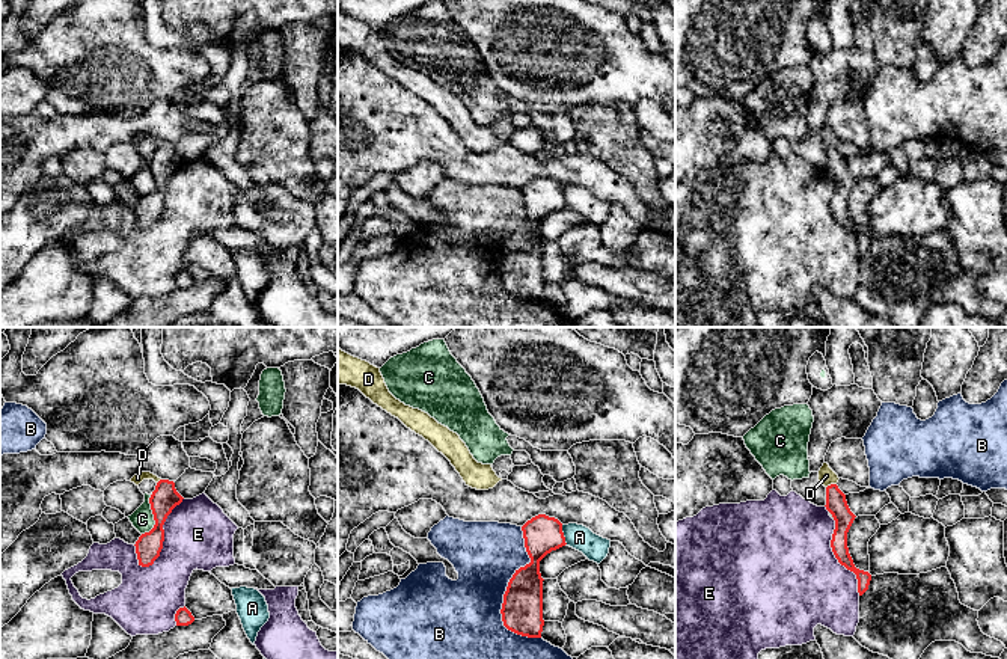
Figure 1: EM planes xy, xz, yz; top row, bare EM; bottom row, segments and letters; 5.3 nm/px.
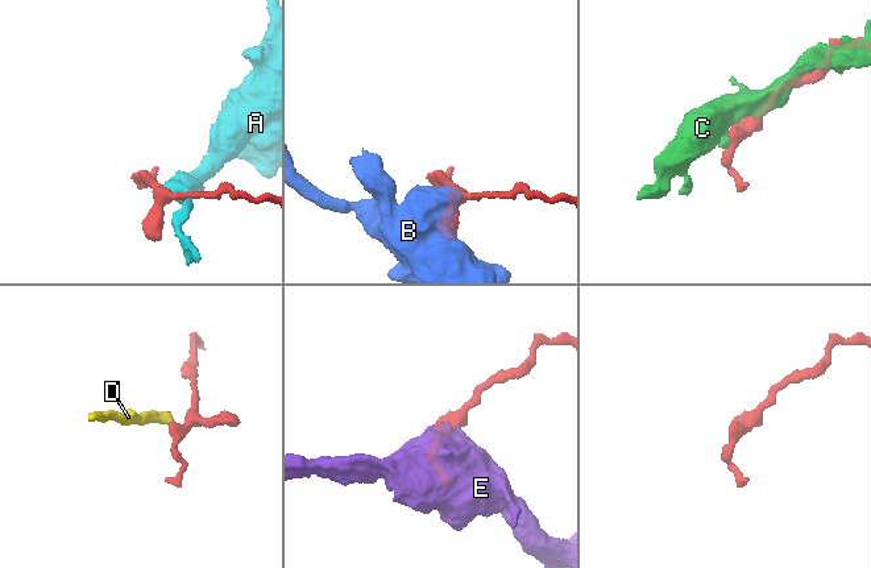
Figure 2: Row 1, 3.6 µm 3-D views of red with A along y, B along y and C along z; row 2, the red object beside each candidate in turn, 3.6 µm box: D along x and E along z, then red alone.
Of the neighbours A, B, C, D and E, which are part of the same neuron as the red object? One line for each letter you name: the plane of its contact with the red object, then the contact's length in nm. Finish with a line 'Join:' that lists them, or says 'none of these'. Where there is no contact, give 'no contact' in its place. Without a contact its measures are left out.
D: contact in yz; length 60 nm
Join: D

